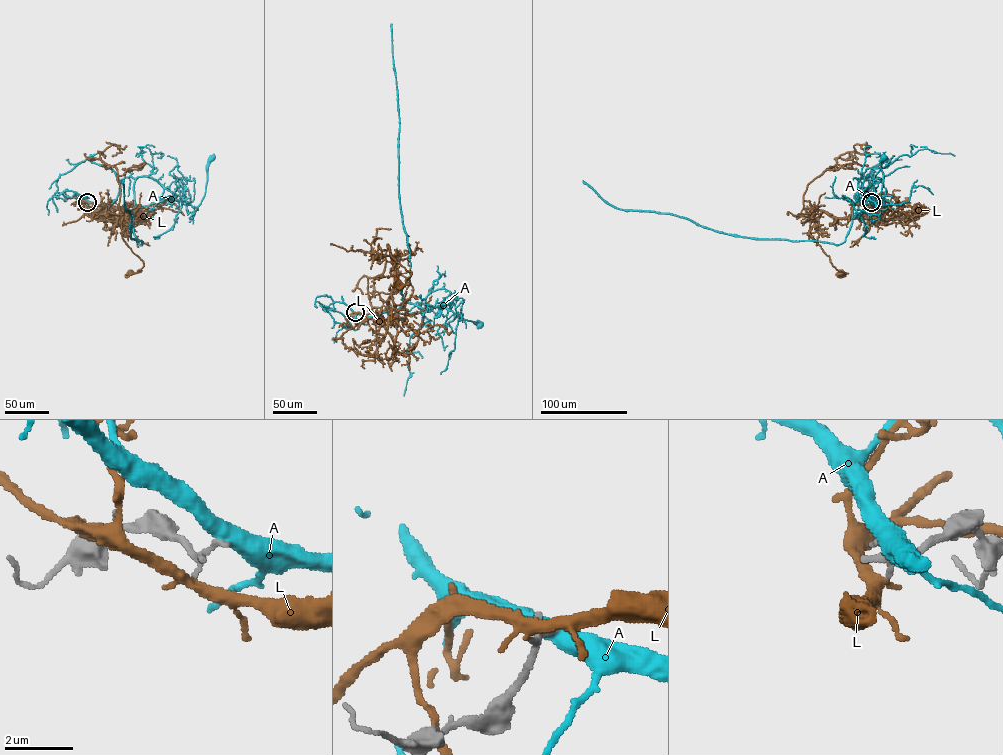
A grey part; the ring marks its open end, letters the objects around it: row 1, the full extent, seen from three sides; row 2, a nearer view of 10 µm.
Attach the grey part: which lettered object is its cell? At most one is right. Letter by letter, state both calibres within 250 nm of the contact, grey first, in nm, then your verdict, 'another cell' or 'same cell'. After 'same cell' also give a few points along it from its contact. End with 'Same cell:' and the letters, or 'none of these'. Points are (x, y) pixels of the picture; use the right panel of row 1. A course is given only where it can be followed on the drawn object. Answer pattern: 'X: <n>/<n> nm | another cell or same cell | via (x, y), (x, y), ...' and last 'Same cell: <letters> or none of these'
A: 160/480 nm | another cell
L: 180/320 nm | another cell
Same cell: none of these

